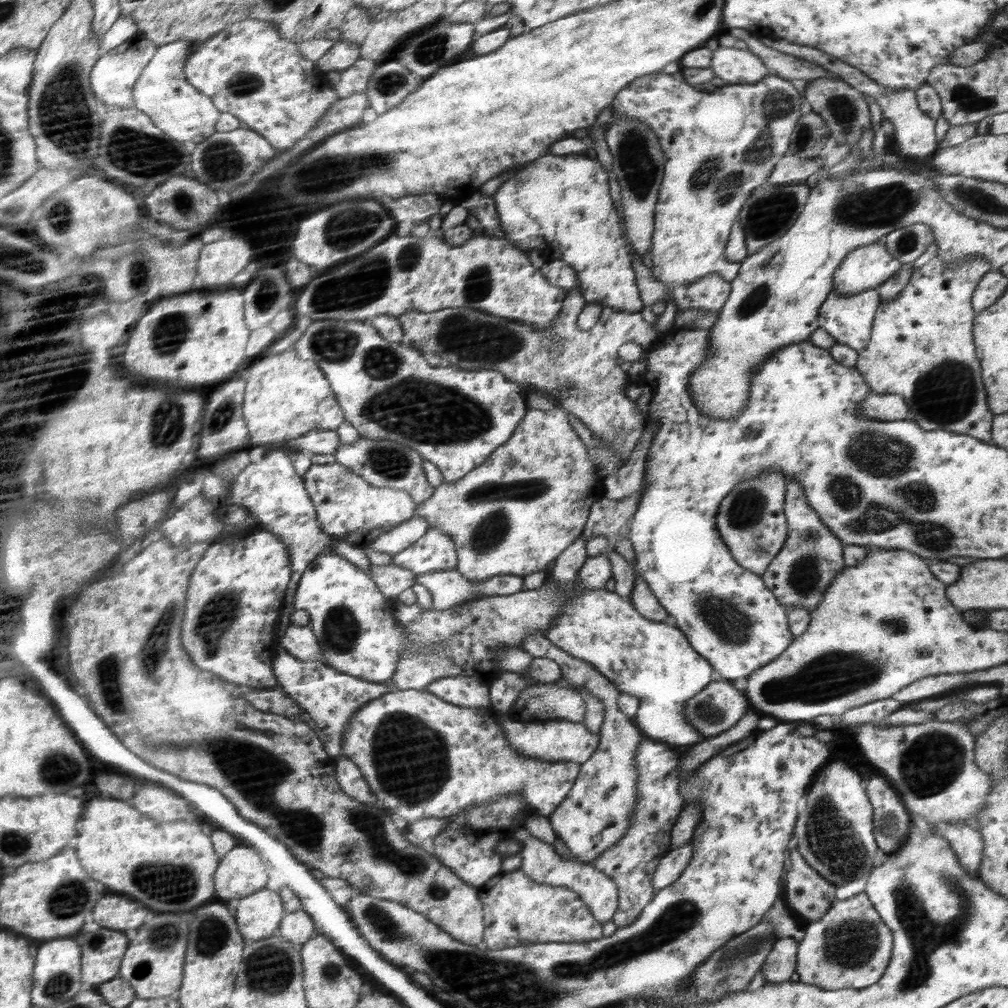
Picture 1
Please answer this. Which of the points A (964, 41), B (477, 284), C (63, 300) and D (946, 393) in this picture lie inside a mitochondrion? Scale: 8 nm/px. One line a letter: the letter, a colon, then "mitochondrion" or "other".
A: other
B: mitochondrion
C: other
D: mitochondrion

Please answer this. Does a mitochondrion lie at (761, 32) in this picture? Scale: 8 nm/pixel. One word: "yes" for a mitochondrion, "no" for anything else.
no

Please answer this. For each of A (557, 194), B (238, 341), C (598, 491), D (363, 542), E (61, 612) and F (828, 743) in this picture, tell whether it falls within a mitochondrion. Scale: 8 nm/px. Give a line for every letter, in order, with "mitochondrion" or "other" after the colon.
A: other
B: other
C: other
D: other
E: other
F: other

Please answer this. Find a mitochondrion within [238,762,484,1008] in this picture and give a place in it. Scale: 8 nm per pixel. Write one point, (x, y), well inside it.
(272, 970)

